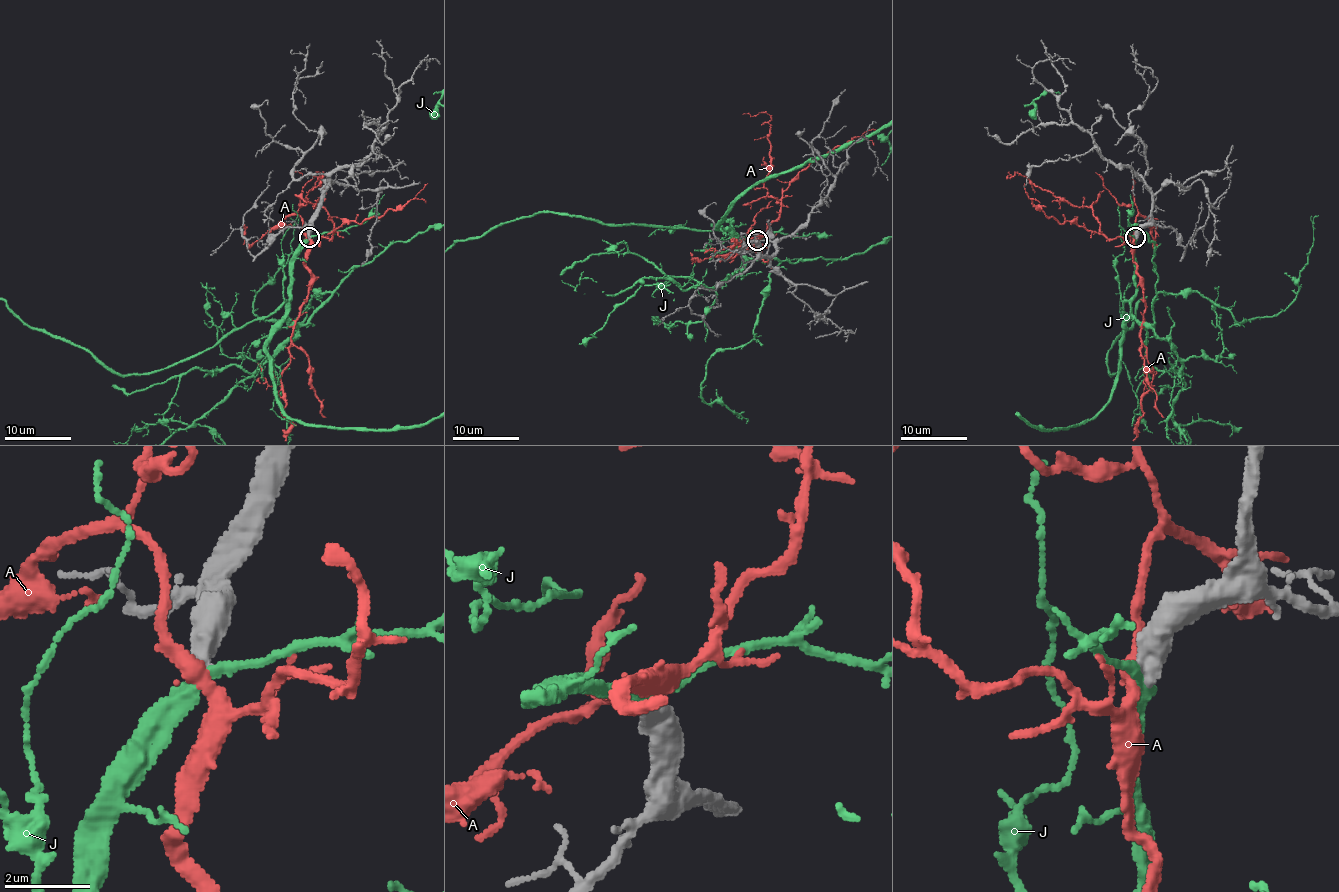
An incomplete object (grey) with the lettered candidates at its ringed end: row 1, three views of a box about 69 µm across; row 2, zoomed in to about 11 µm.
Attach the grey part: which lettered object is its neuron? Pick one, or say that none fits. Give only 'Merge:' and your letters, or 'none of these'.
Merge: J

